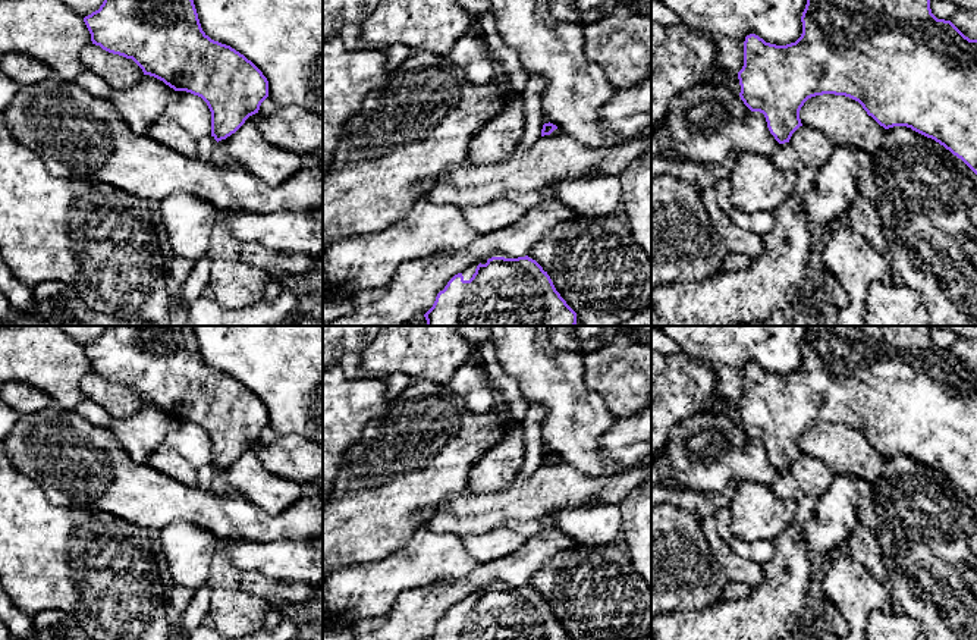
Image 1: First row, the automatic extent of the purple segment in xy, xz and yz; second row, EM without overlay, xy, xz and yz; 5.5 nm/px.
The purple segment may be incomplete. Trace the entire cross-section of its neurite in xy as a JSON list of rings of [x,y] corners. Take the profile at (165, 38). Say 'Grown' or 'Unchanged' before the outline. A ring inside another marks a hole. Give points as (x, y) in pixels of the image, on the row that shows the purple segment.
Unchanged. [[[104,0],[84,18],[91,41],[132,59],[144,72],[175,91],[201,97],[211,112],[211,137],[219,142],[258,113],[268,97],[268,81],[244,54],[211,40],[201,28],[194,0]]]

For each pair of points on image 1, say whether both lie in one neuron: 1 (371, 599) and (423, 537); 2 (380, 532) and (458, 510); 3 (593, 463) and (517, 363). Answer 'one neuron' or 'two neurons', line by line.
1: one neuron
2: two neurons
3: one neuron

